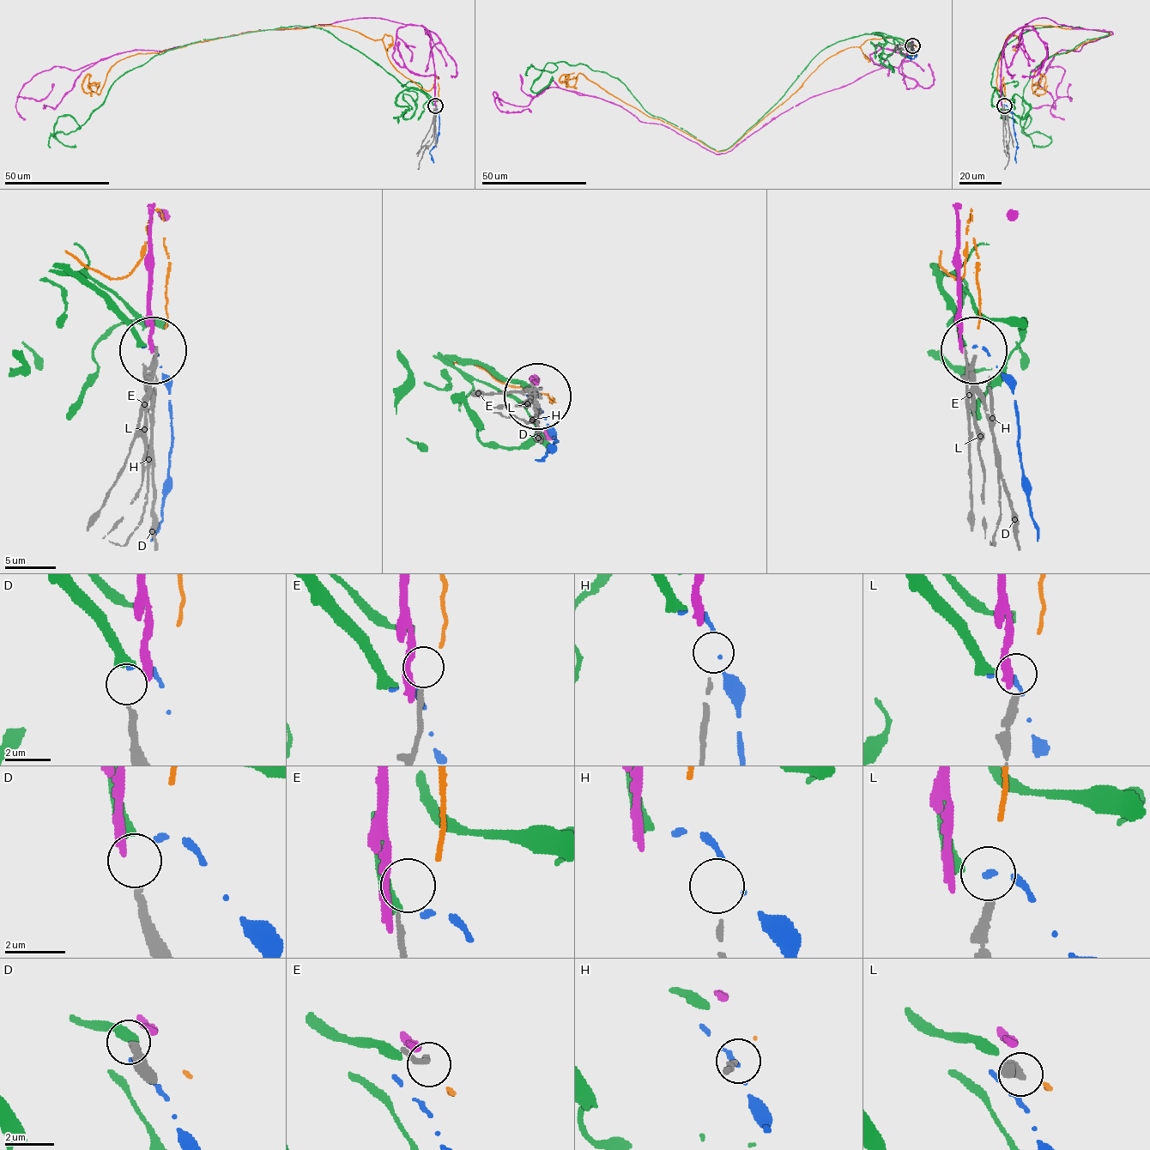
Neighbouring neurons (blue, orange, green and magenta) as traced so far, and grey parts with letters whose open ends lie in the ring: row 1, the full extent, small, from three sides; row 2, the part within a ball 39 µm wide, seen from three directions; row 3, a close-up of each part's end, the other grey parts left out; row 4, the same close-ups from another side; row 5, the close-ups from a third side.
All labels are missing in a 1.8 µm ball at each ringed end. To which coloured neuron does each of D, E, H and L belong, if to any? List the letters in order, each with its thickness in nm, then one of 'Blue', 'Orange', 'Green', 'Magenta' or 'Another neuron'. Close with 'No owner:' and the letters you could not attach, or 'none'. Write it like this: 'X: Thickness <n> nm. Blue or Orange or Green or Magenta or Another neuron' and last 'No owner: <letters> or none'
D: Thickness 240 nm. Green
E: Thickness 180 nm. Another neuron
H: Thickness 150 nm. Another neuron
L: Thickness 320 nm. Another neuron
No owner: E, H, L

